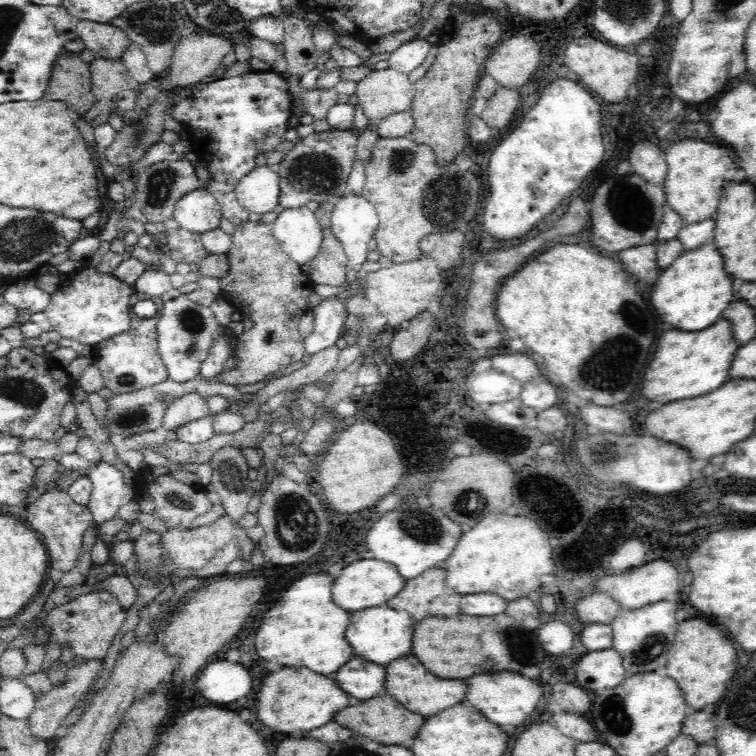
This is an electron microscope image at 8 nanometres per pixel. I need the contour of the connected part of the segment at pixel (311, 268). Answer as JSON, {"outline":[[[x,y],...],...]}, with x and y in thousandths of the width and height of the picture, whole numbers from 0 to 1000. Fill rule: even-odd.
{"outline":[[[438,300],[426,304],[423,333],[409,347],[406,358],[414,377],[456,378],[460,343],[454,323],[442,312]]]}

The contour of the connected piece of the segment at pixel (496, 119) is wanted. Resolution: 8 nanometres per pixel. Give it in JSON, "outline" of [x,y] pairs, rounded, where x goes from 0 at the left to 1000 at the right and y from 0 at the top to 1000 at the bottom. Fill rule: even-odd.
{"outline":[[[660,114],[659,119],[646,130],[635,155],[646,168],[664,172],[680,161],[685,140],[688,140],[688,124],[684,118]]]}

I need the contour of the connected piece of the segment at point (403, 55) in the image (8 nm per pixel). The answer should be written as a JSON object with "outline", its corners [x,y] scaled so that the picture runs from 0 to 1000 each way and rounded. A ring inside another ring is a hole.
{"outline":[[[546,50],[519,69],[513,83],[532,98],[542,98],[563,79],[573,60],[565,52]]]}

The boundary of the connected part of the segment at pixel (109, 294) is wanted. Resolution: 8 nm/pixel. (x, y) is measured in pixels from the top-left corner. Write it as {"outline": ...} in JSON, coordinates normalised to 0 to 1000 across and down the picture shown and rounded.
{"outline":[[[119,341],[108,343],[110,351],[98,358],[95,373],[90,378],[79,378],[66,393],[63,405],[57,410],[62,418],[69,437],[74,437],[81,447],[93,447],[99,458],[127,456],[142,447],[148,447],[167,439],[173,433],[173,425],[179,422],[171,398],[180,384],[177,378],[157,370],[148,361],[132,361],[130,353],[116,351]]]}

